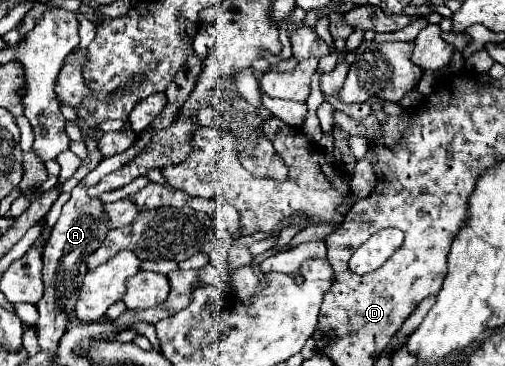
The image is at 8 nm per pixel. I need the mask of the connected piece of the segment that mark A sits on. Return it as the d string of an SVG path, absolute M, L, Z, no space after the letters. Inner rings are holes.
M149 127L135 143L131 149L123 151L121 155L113 155L109 159L103 159L89 175L83 177L83 181L71 191L71 199L63 205L61 217L53 227L53 233L49 237L49 241L45 243L43 249L43 283L45 283L45 295L41 297L41 301L37 303L39 309L39 321L37 321L37 329L39 329L39 345L41 349L57 349L59 339L63 337L63 333L67 331L67 323L75 311L75 303L79 301L79 287L83 285L83 275L87 273L87 267L83 265L83 261L95 251L99 249L99 243L103 243L103 239L107 237L107 215L103 211L103 201L101 199L89 199L87 189L95 183L99 183L105 175L109 175L111 171L127 165L153 137L155 129Z

